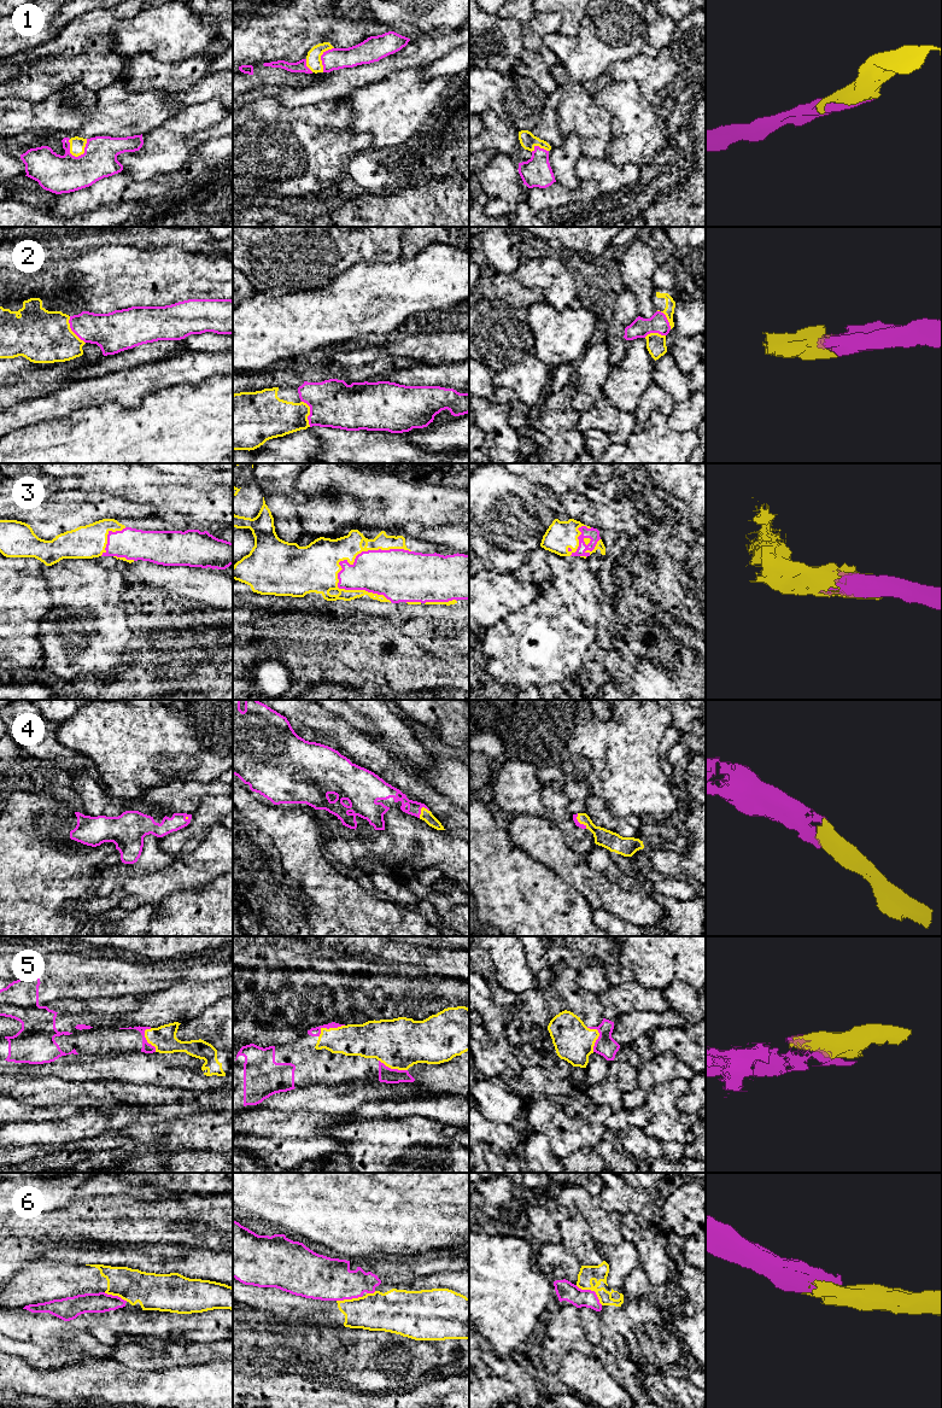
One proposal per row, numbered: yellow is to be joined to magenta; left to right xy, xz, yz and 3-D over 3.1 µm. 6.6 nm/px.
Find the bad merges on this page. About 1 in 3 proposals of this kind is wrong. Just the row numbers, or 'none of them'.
6

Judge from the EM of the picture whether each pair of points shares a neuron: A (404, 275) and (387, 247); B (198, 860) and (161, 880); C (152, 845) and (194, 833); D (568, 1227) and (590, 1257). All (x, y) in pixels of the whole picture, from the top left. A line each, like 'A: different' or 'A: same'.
A: different
B: same
C: different
D: same

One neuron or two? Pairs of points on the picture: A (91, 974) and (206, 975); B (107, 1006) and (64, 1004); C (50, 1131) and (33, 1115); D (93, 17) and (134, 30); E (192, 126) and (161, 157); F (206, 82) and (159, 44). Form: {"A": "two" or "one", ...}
{"A": "one", "B": "one", "C": "two", "D": "two", "E": "one", "F": "two"}

